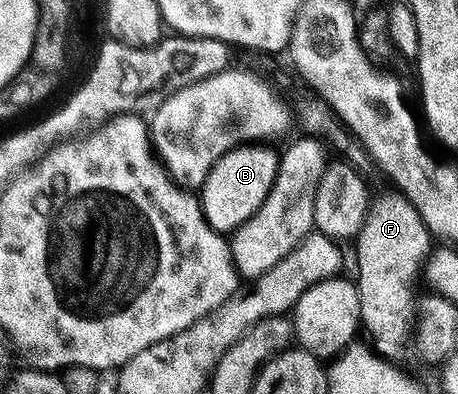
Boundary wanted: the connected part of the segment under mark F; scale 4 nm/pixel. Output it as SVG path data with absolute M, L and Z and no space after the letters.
M391 193L371 201L367 220L354 247L363 329L372 333L375 349L381 355L389 360L400 360L398 358L408 350L408 341L414 338L414 327L418 322L416 281L421 281L425 263L434 250L434 237L415 206L401 193Z

